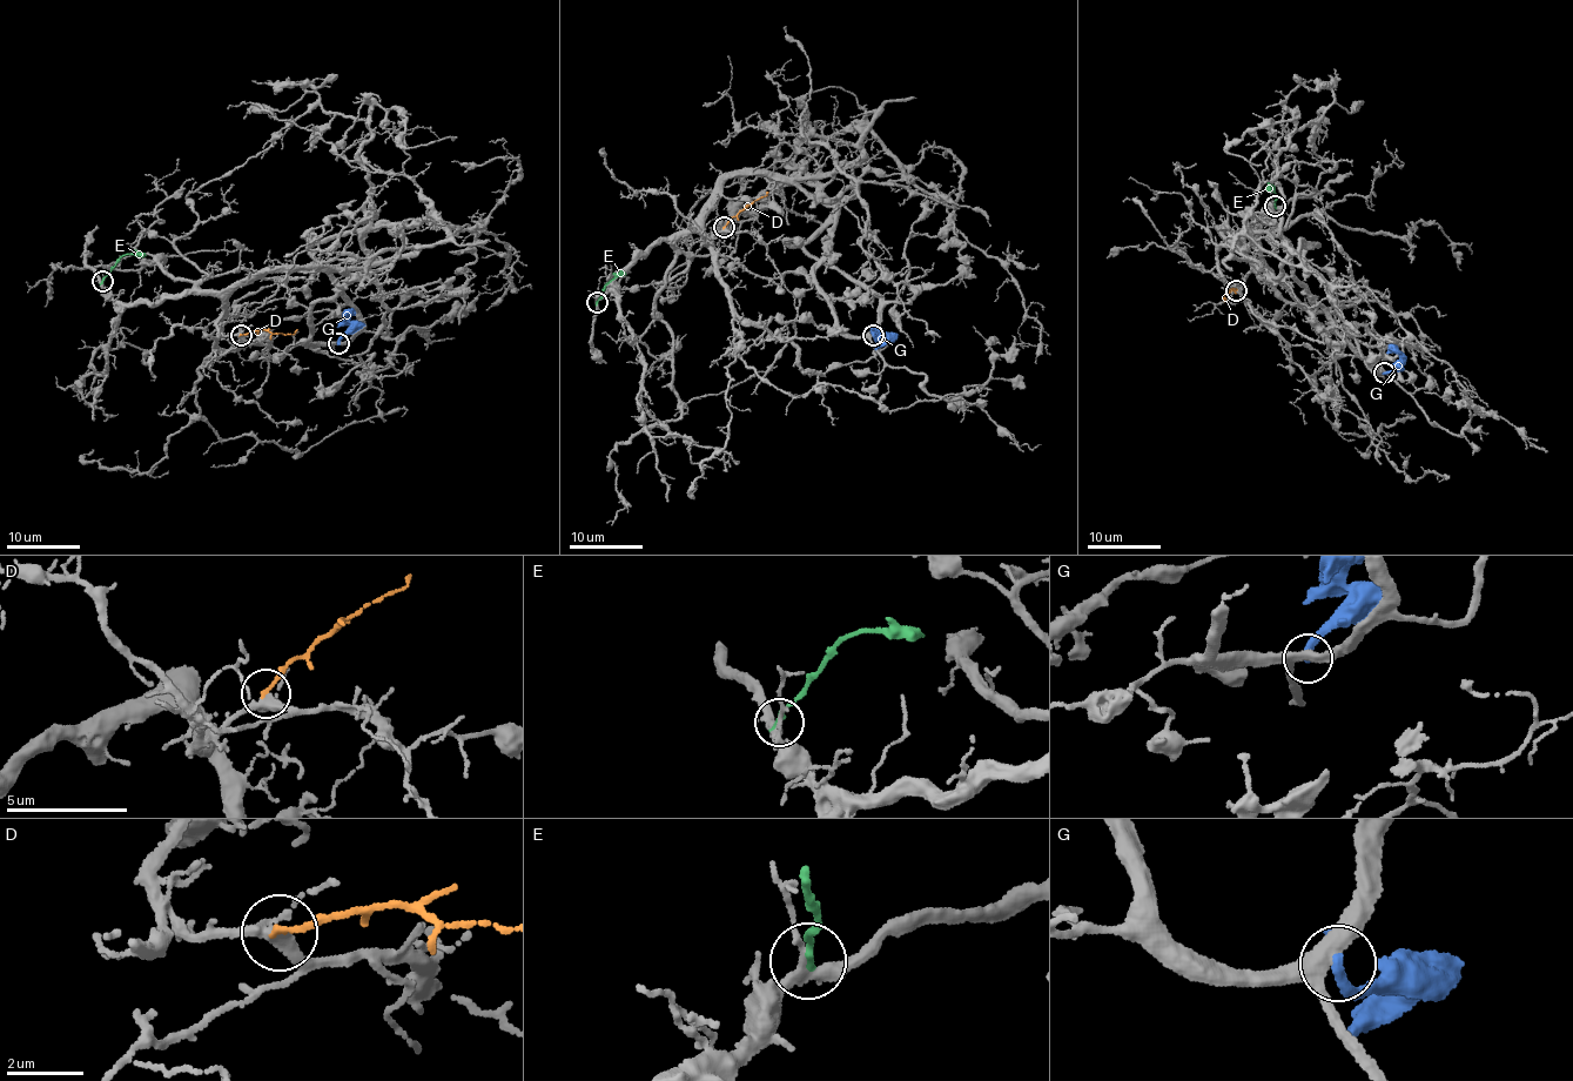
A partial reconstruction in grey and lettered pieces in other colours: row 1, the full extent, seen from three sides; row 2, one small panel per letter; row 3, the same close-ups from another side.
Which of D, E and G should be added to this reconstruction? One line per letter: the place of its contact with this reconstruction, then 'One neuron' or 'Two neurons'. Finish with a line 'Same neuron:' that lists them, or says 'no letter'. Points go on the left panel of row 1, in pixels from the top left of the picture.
D: Touches grey at (241, 335). Two neurons
E: Touches grey at (102, 281). Two neurons
G: Touches grey at (338, 343). Two neurons
Same neuron: no letter

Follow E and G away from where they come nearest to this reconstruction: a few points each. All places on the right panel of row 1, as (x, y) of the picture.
E: (1275, 205), (1276, 194), (1271, 186), (1270, 192)
G: (1384, 374), (1399, 363), (1399, 353), (1390, 343)

